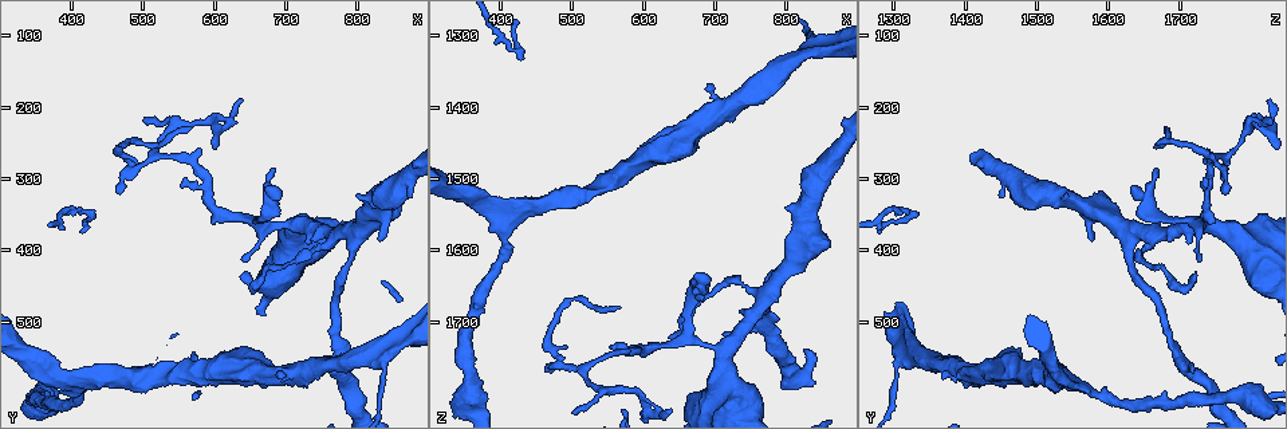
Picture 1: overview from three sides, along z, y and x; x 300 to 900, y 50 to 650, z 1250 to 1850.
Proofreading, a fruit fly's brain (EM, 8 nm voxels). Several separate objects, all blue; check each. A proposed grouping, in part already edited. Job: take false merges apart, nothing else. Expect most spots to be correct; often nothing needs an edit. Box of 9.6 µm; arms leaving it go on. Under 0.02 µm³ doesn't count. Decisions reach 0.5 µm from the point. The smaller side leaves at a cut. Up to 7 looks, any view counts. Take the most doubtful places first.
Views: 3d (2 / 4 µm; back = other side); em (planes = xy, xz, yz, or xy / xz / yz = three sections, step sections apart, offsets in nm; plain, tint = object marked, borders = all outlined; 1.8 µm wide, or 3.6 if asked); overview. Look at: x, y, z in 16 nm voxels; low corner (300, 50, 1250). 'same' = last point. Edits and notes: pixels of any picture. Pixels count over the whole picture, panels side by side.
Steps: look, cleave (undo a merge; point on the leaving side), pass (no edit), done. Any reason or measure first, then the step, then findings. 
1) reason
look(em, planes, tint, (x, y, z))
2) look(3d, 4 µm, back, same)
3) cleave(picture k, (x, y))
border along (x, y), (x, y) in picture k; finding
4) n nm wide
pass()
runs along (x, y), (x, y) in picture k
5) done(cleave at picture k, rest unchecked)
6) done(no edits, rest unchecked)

look(em, planes, tint, (795, 380, 1635))

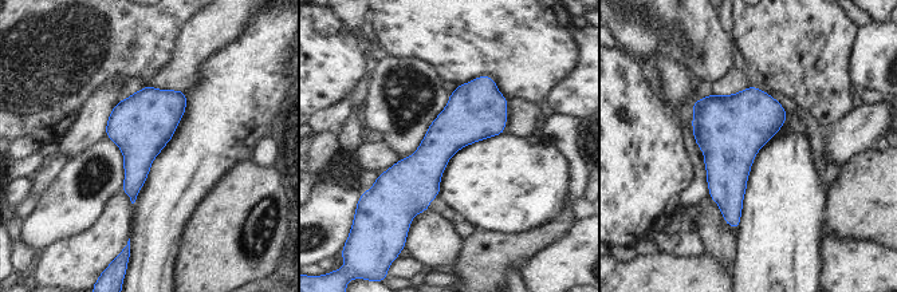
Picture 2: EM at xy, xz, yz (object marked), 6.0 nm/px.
pass()
runs along (487, 79), (477, 105), (381, 188) in picture 2; one neuron here

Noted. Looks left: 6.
three arms meet
look(em, 3.6 µm, planes, plain, (520, 265, 1765))

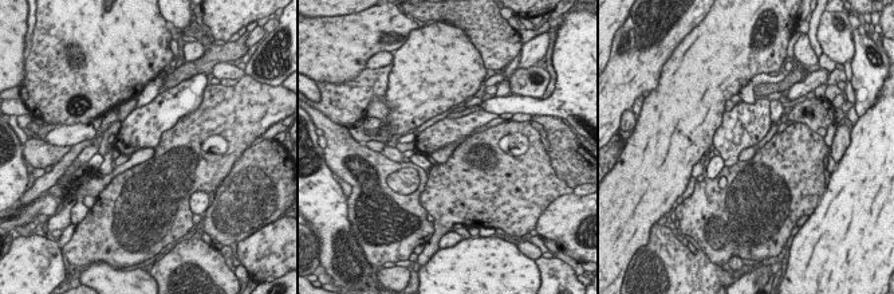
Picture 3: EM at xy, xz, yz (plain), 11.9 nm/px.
where the object lies
look(em, 3.6 µm, planes, tint, same)

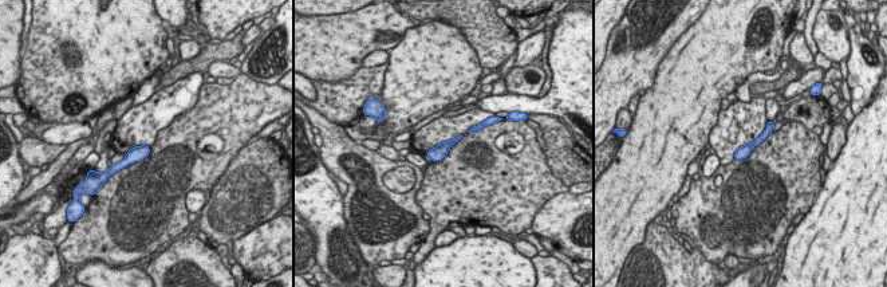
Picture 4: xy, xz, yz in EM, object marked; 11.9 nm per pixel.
160 nm wide
pass()
runs along (771, 125), (757, 141), (737, 156) in picture 4; one neuron here

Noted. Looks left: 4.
three arms meet
look(em, 3.6 µm, planes, tint, (660, 365, 1730))

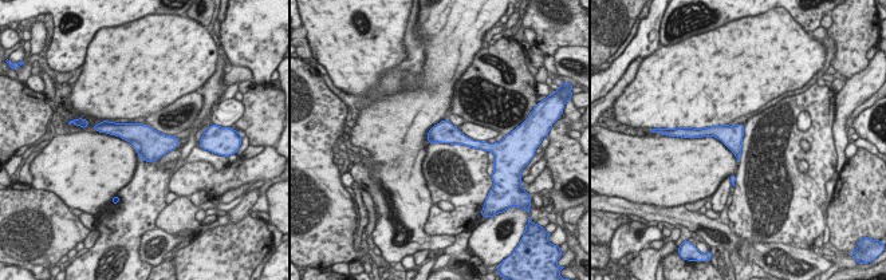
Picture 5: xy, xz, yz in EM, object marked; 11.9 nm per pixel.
260 nm wide
pass()
continuous, no second neuron

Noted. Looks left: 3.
done(no edits, rest unchecked)

